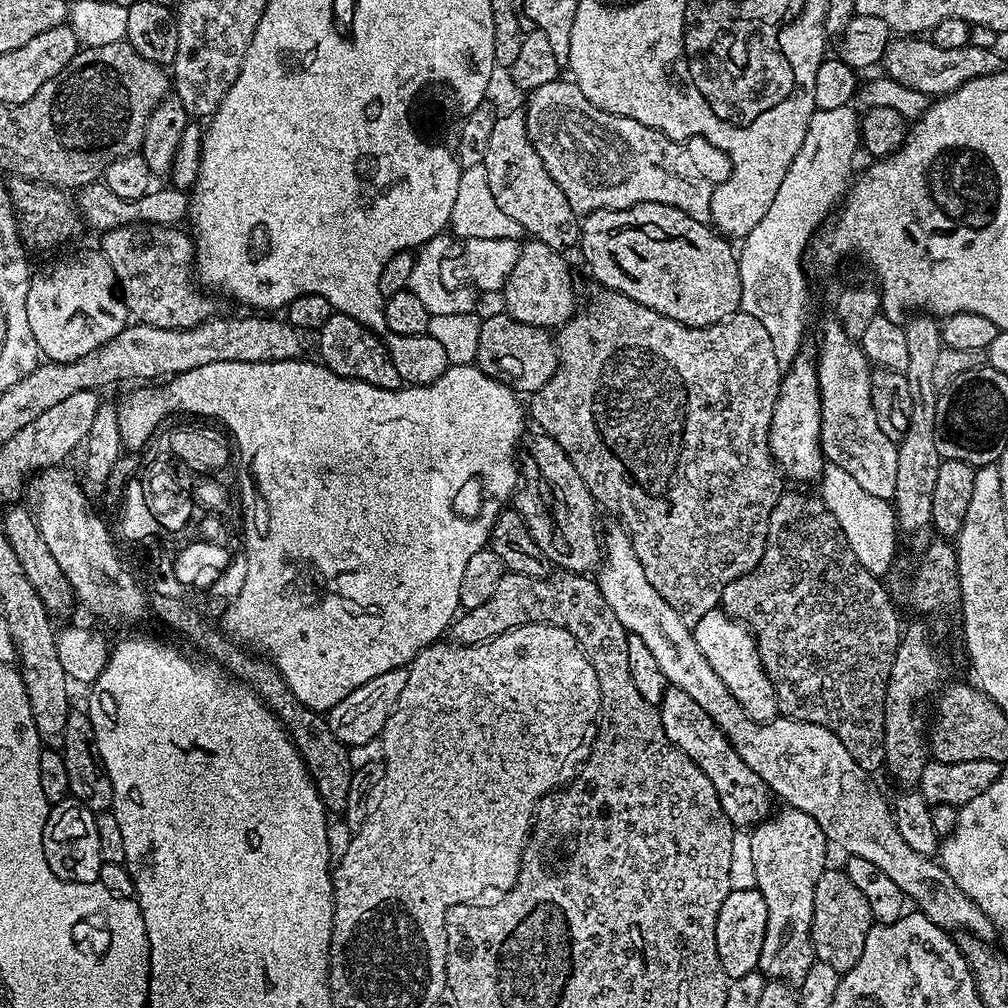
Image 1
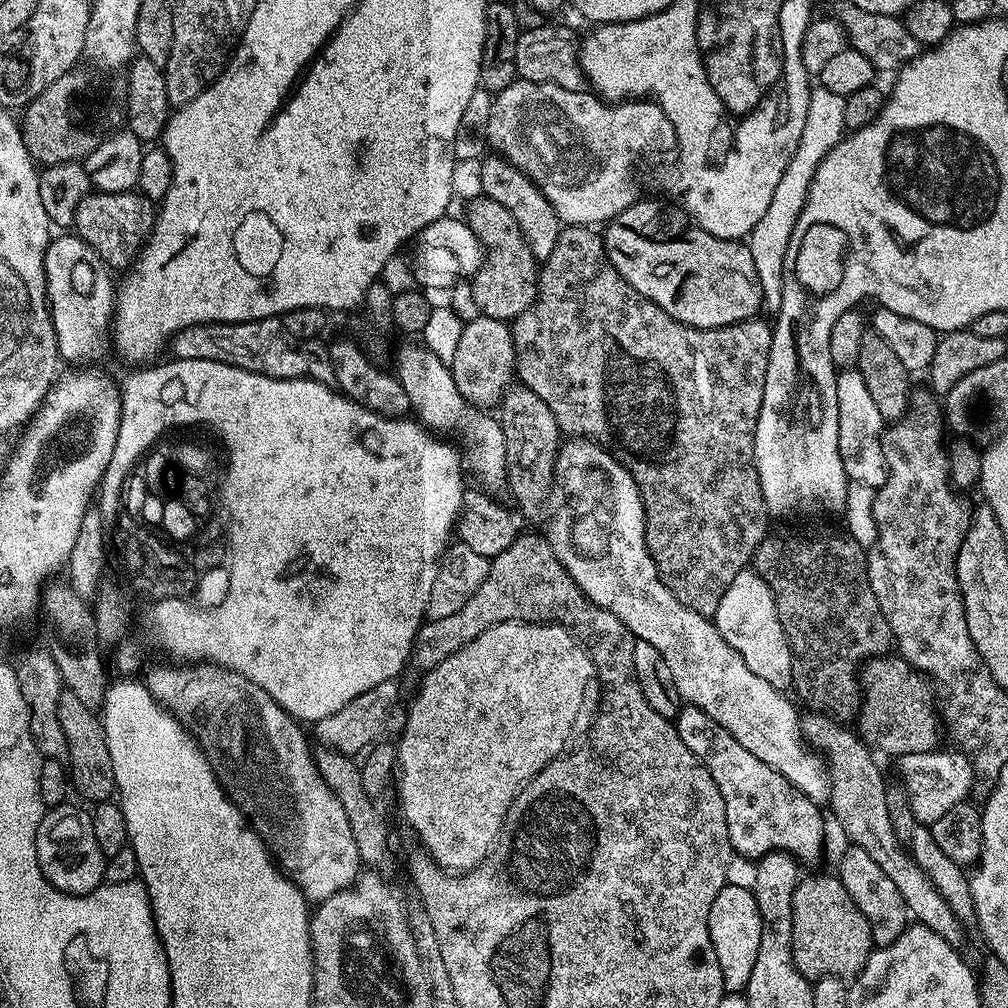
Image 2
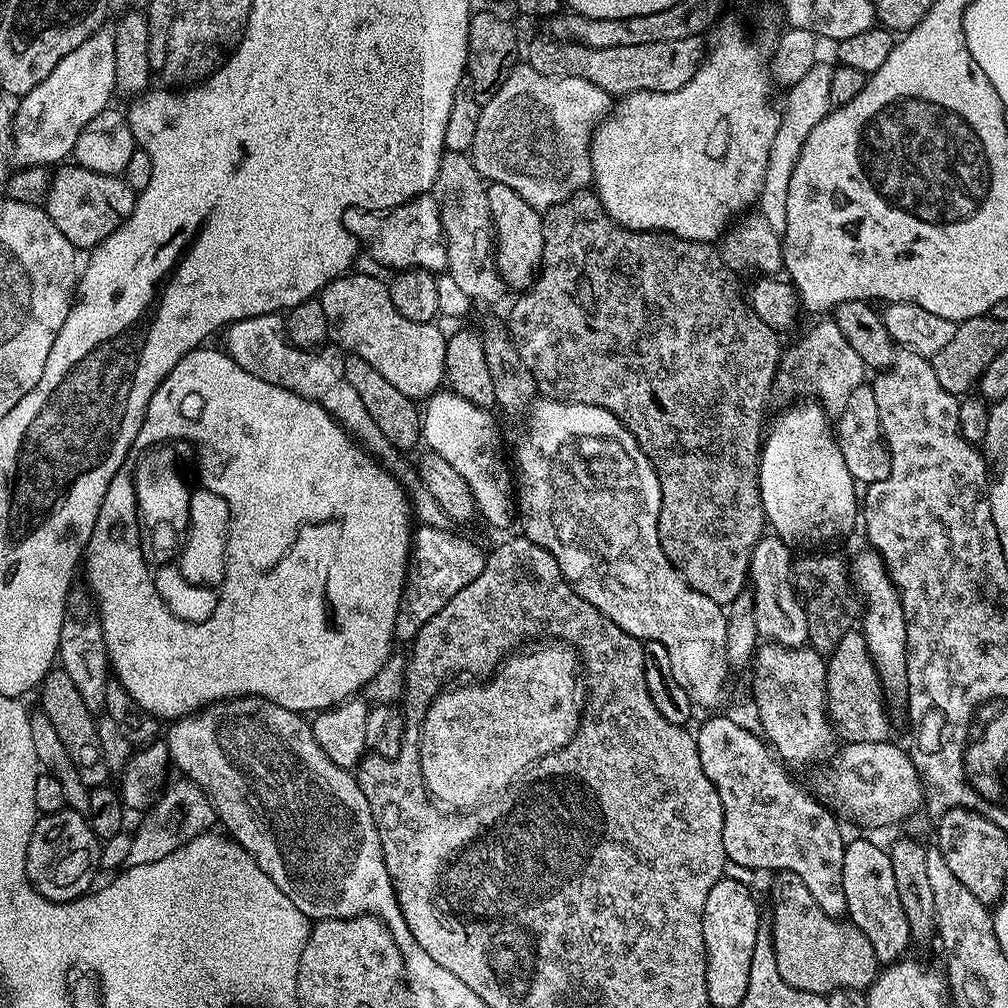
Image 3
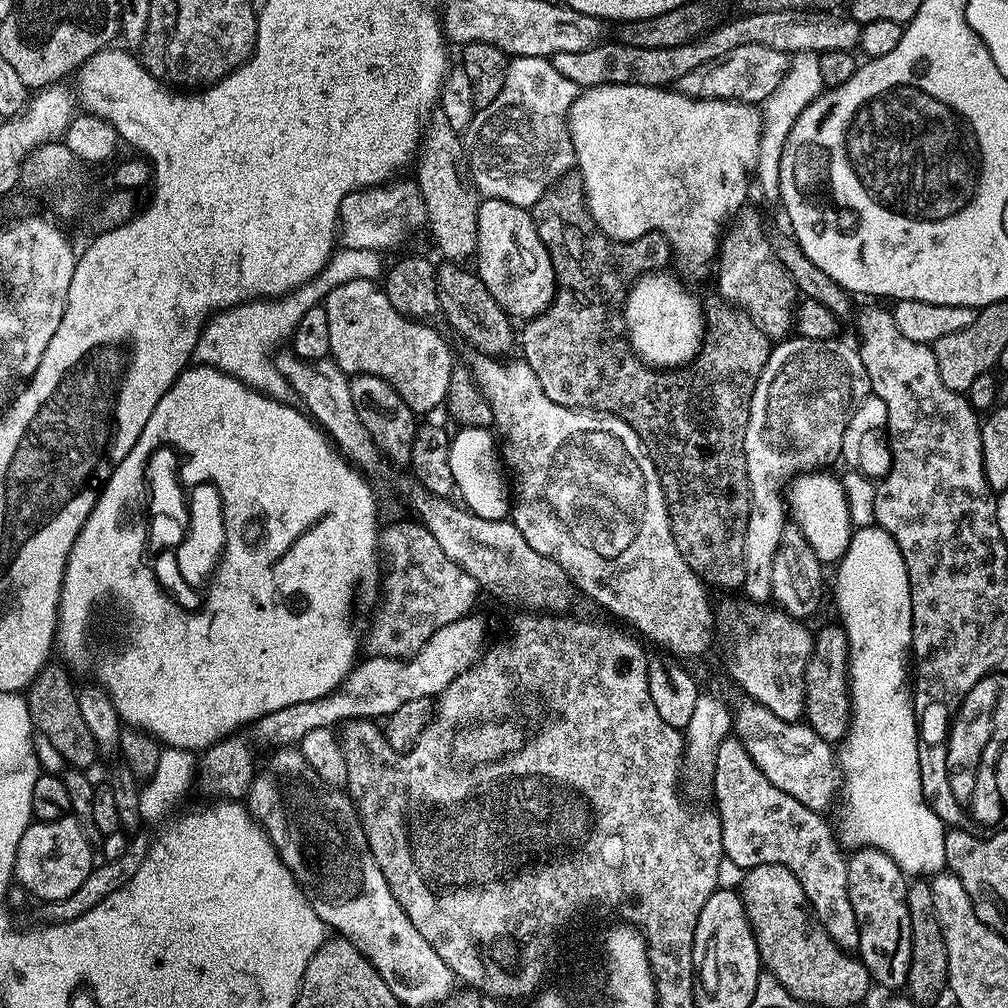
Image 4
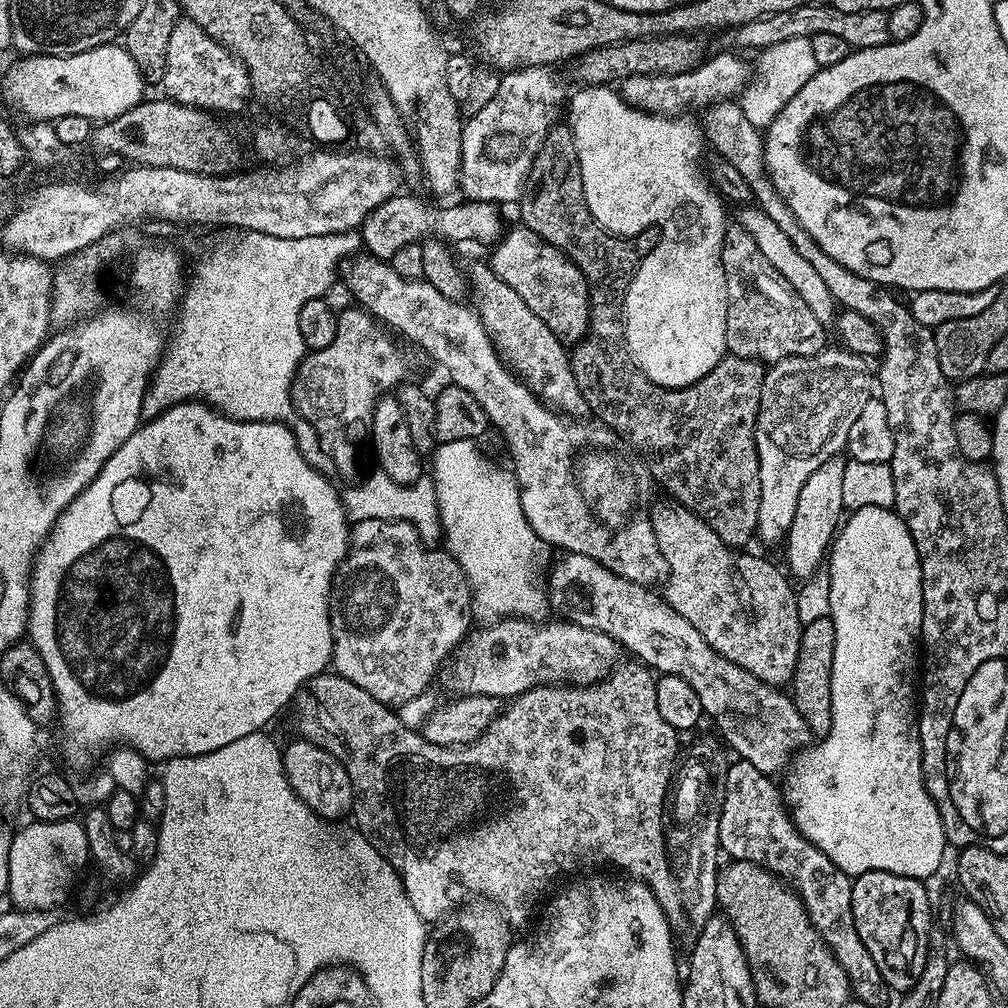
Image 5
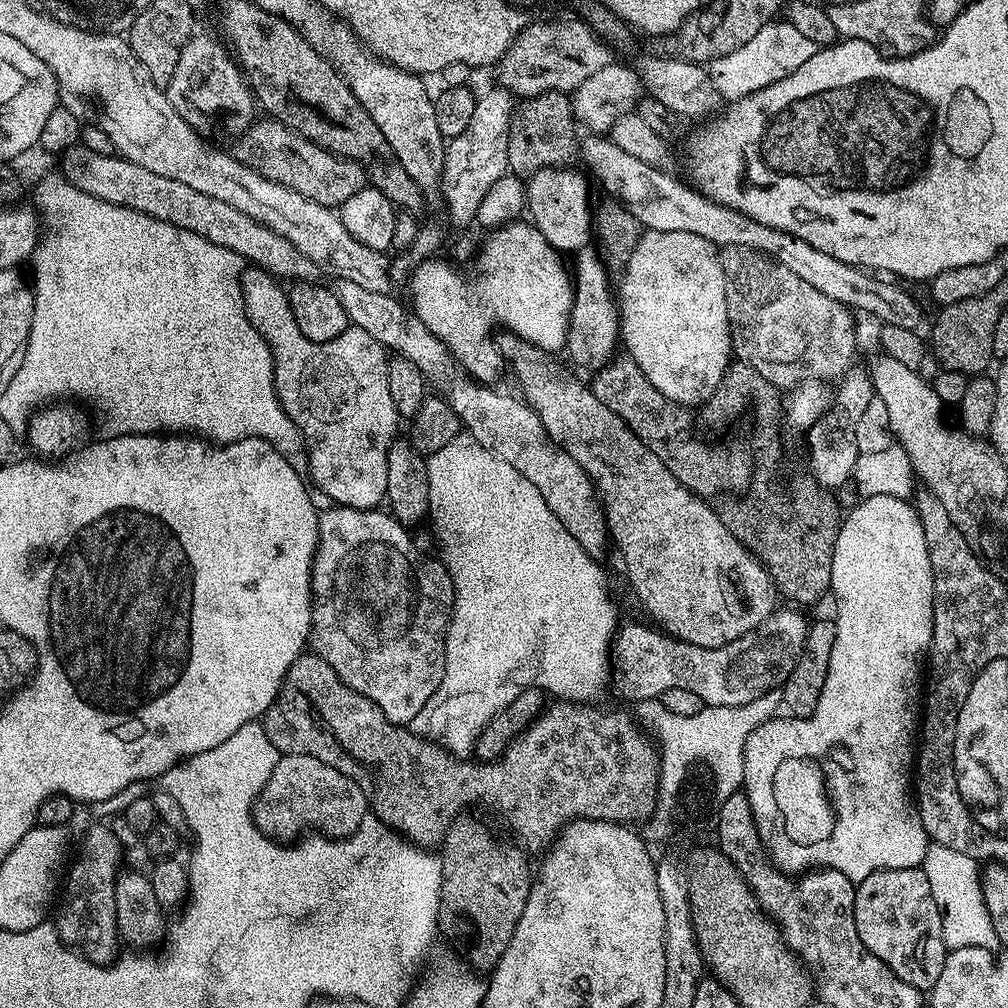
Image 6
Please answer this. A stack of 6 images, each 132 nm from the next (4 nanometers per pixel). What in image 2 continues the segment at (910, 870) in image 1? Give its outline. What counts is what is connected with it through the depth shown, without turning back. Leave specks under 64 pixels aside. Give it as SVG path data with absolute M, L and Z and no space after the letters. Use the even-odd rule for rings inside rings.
M565 439L556 455L556 469L552 475L547 508L546 539L558 562L562 562L586 598L610 610L610 614L617 616L637 640L650 642L650 646L654 646L654 650L666 658L666 666L670 666L670 675L674 678L674 686L678 686L681 701L685 705L701 708L739 744L746 746L754 758L762 758L766 766L778 770L778 774L789 780L803 796L815 802L827 801L830 796L828 765L824 757L806 743L802 735L801 713L796 713L795 706L784 697L783 691L770 686L770 682L765 682L763 678L758 678L758 674L754 674L754 670L742 662L740 655L718 634L715 623L709 617L682 606L682 602L678 602L678 598L674 598L674 594L670 594L662 582L646 546L644 503L640 491L634 478L615 455L594 440Z

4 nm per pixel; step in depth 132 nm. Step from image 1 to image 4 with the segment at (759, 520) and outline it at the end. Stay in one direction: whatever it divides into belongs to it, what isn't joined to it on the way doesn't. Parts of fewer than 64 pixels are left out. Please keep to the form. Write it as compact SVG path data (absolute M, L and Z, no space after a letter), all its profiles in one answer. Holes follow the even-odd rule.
M576 170L558 177L544 191L542 198L538 198L538 202L530 211L538 238L542 238L542 242L550 254L550 262L554 266L556 296L552 299L552 305L546 311L538 314L534 319L527 321L521 327L524 328L521 332L519 329L518 348L524 351L522 353L524 363L530 366L530 370L534 370L534 374L538 378L538 382L542 382L542 390L546 390L546 398L550 398L550 402L558 402L567 408L582 408L609 416L616 416L636 431L638 438L648 452L648 457L652 459L660 475L660 485L664 491L664 501L668 507L668 517L670 518L672 533L674 534L674 542L678 546L682 558L707 585L712 586L714 584L718 588L743 589L744 579L746 578L746 562L744 561L746 522L750 518L750 506L752 505L750 482L746 474L746 454L744 453L746 422L750 418L750 402L754 398L754 390L758 386L758 378L762 374L762 370L772 353L774 347L773 341L769 340L765 332L745 312L728 306L725 307L725 312L717 318L716 324L709 323L707 325L706 335L703 344L700 345L700 351L696 353L691 362L683 365L682 370L657 370L655 367L645 364L633 352L632 346L628 342L624 327L624 302L628 299L628 291L632 289L633 284L640 277L647 276L649 272L663 269L667 265L664 264L668 260L668 251L670 251L667 238L660 232L647 232L639 236L636 240L615 240L607 236L594 222L594 218L590 214L588 200L584 197L584 179L580 177L579 171Z

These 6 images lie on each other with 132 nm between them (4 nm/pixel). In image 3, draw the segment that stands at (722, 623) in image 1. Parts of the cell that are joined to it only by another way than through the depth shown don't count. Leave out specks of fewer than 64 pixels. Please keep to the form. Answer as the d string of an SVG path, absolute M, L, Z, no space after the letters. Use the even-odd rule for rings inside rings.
M765 534L752 548L750 595L756 614L756 631L765 641L782 644L786 648L803 645L808 639L808 616L803 607L791 604L793 593L789 580L794 574L793 557L788 557L789 545L775 534Z

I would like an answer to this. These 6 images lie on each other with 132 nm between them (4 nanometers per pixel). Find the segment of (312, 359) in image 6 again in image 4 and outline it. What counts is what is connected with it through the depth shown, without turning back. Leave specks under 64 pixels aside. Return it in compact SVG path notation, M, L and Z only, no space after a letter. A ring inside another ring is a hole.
M375 280L346 282L324 297L322 306L326 310L326 318L330 318L330 356L341 370L349 374L377 376L389 380L401 390L408 390L413 384L418 391L424 392L430 407L439 409L443 405L454 361L447 342L428 325L431 323L406 317L394 310L394 306L390 306L390 298L386 298L383 287Z

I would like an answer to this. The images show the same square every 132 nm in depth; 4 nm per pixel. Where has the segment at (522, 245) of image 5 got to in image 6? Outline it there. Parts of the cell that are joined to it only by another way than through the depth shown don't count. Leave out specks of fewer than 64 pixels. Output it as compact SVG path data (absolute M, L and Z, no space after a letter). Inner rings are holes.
M595 247L584 248L576 256L574 264L574 287L572 290L572 313L568 323L566 353L577 369L606 367L617 355L621 343L618 302L614 297L614 284L608 281L609 269Z

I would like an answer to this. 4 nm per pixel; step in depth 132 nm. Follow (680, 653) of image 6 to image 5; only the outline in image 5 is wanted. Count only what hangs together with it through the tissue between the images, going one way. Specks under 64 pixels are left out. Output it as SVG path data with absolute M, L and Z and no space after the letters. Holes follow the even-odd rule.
M510 616L481 627L481 632L473 631L472 638L457 647L451 661L453 686L464 694L511 698L543 684L594 684L616 667L616 655L621 655L622 649L610 634L583 628L564 618L557 624L548 623Z

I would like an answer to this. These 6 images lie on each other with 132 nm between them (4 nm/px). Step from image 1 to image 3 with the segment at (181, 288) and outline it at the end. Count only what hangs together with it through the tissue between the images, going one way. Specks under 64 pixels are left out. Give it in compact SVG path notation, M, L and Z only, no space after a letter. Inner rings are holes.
M68 162L51 173L46 211L54 226L66 234L76 249L91 250L97 248L107 236L114 234L114 230L118 230L126 218L130 218L137 195L138 192L120 176L98 174L80 164Z

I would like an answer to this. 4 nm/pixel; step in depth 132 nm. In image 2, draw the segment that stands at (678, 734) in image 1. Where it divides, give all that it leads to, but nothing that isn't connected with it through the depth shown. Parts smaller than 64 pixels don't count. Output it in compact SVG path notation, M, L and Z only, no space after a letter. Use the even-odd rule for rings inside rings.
M681 707L674 717L674 723L682 742L690 746L690 750L710 770L710 778L718 786L726 806L726 826L730 834L732 851L738 856L759 858L767 852L787 852L798 862L812 864L824 852L824 820L820 817L817 803L803 796L778 770L766 766L762 758L754 758L746 746L739 744L724 727L714 722L701 708Z

